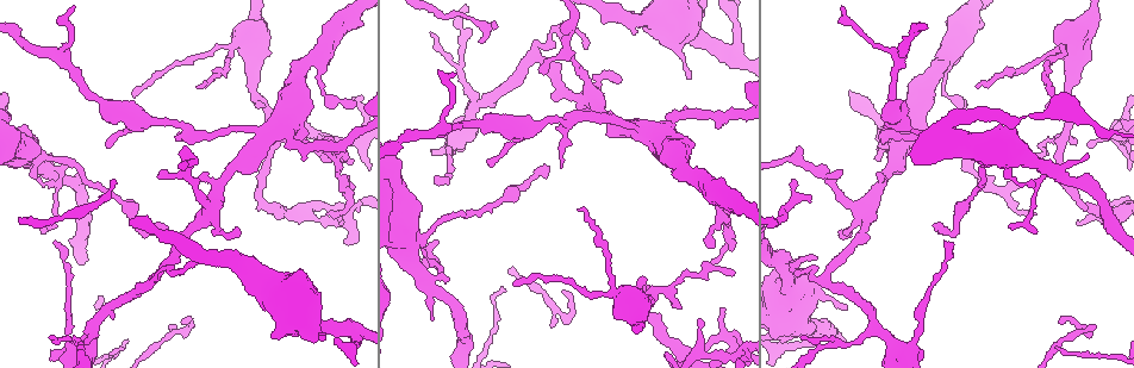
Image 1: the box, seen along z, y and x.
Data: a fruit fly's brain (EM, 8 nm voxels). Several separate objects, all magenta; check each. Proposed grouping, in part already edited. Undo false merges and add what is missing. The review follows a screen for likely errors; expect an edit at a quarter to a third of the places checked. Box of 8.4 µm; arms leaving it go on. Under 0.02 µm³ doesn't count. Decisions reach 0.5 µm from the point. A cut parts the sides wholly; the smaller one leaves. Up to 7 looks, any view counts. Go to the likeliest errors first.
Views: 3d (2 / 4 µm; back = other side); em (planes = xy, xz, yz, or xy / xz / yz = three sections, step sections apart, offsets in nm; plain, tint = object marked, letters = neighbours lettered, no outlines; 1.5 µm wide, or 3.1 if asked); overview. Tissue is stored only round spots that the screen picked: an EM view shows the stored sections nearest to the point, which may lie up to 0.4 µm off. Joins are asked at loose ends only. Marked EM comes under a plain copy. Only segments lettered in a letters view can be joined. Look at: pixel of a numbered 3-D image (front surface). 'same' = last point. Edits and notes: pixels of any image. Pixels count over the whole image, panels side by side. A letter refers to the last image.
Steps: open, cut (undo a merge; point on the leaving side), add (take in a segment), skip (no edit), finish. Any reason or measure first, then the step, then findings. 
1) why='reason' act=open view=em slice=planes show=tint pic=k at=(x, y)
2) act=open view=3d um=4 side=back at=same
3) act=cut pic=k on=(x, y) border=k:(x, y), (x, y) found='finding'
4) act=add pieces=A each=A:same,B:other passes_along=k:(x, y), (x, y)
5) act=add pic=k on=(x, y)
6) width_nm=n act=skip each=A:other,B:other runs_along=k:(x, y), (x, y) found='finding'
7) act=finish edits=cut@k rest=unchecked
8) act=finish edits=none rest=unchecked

why='free end' act=open view=em slice=planes show=letters pic=1 at=(690, 79)

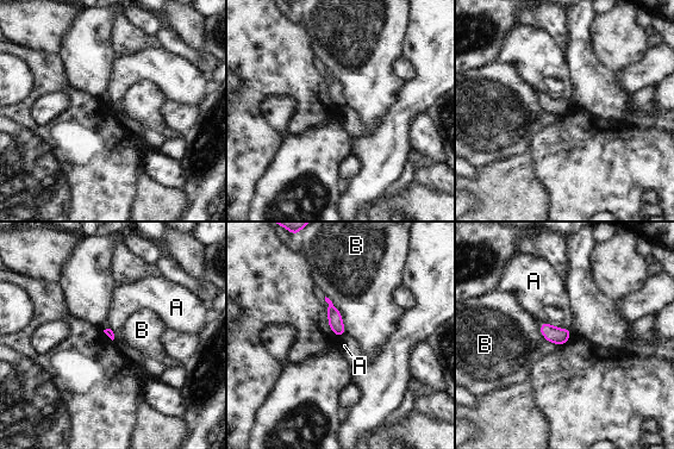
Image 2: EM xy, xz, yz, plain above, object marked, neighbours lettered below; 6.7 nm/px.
act=skip each=A:other,B:other border=2:(542, 320), (570, 330) found='no lettered segment goes on from it'

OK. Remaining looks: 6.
why='branch stops here' act=open view=3d um=4 side=back pic=1 at=(879, 171)

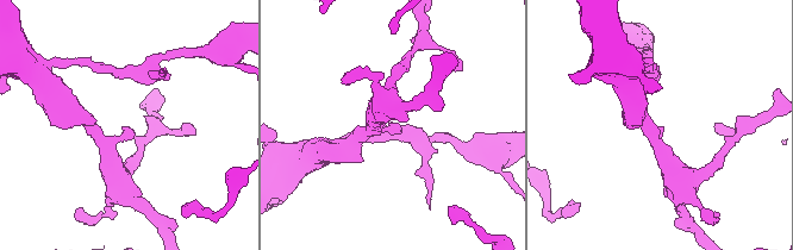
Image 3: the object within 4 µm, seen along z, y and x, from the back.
why='now the EM' act=open view=em slice=planes show=letters pic=3 at=(121, 129)

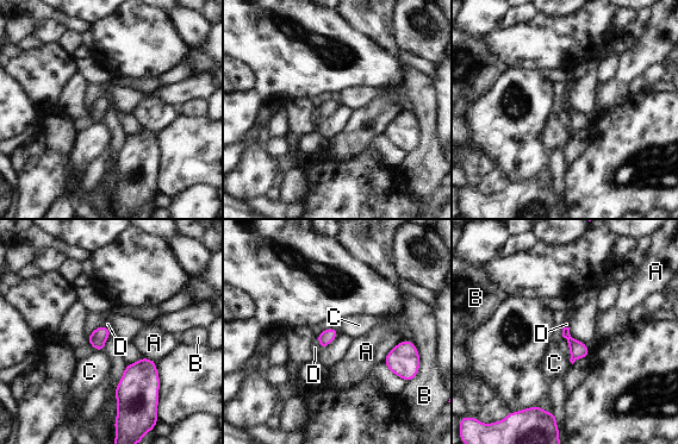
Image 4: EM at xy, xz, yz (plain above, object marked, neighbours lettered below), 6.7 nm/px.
longest_contact=A:190nm act=skip each=A:other,B:other,C:other,D:other found='none of them fits'

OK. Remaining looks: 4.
act=open view=em slice=xy step=4 show=tint pic=1 at=(314, 59)

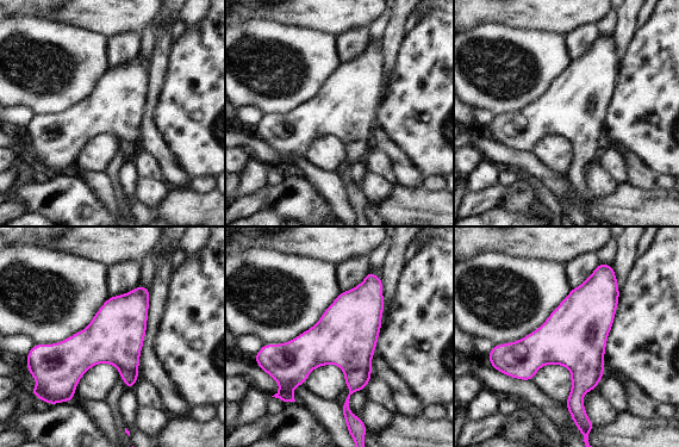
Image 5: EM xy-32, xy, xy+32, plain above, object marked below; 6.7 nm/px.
act=open view=em slice=planes show=letters at=same

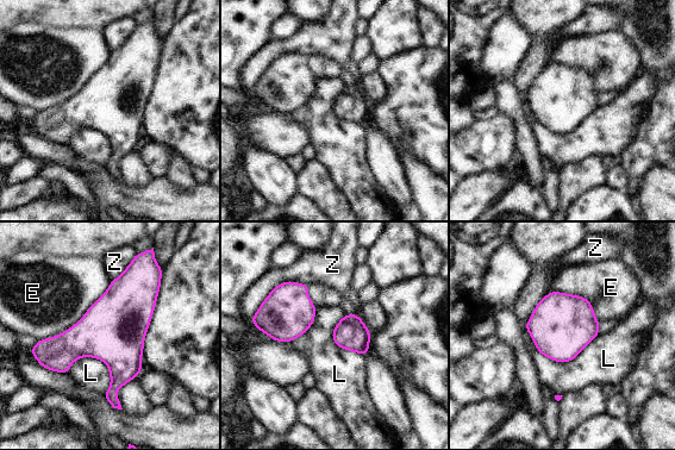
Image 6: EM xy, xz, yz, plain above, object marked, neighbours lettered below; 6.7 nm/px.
width_nm=420 longest_contact=E:650nm act=skip each=E:other,L:other,Z:other found='continuous, no second cell'

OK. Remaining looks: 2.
act=finish edits=none rest=unchecked

